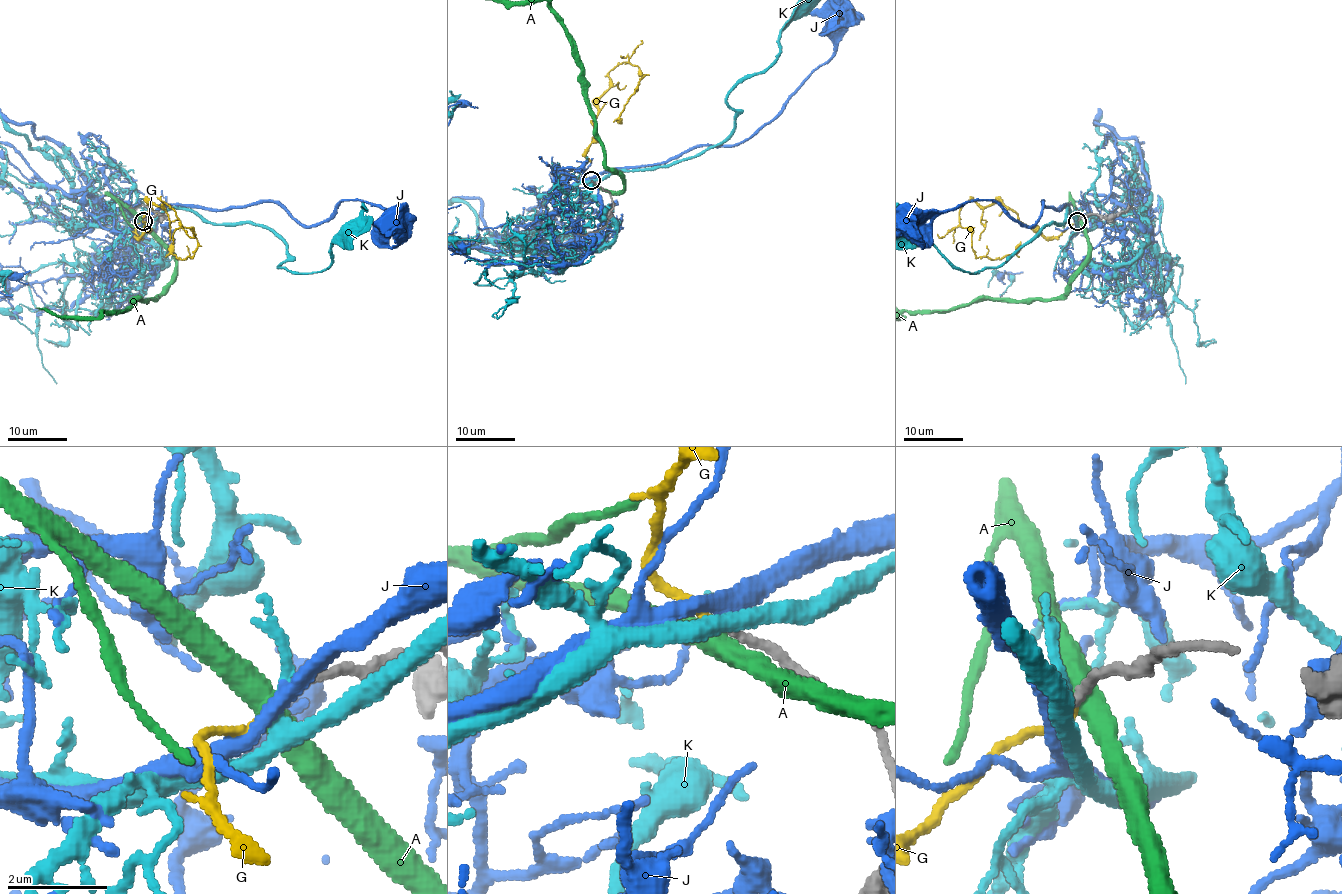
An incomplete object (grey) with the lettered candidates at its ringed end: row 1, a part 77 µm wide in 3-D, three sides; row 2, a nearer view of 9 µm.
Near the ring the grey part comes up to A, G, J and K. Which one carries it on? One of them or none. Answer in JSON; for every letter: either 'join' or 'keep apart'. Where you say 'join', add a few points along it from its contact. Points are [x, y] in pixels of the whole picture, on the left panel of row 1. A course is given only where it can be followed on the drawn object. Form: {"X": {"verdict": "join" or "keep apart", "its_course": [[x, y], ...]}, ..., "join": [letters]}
{"A": {"verdict": "keep apart"}, "G": {"verdict": "join", "its_course": [[143, 220], [138, 238], [160, 199], [194, 232], [194, 256], [179, 259], [173, 241]]}, "J": {"verdict": "keep apart"}, "K": {"verdict": "keep apart"}, "join": ["G"]}

